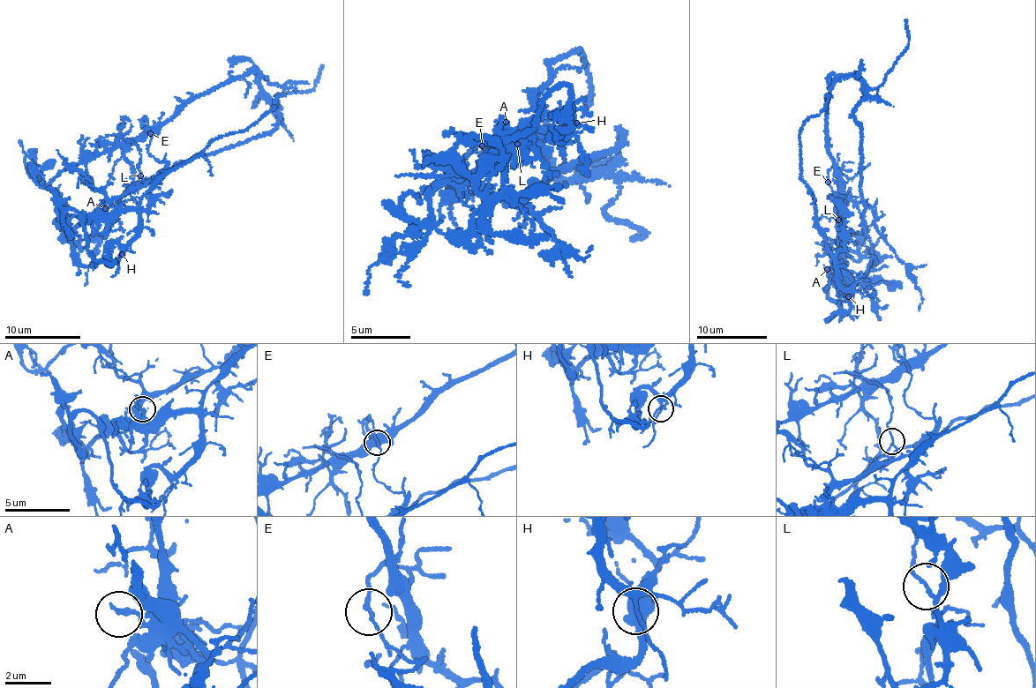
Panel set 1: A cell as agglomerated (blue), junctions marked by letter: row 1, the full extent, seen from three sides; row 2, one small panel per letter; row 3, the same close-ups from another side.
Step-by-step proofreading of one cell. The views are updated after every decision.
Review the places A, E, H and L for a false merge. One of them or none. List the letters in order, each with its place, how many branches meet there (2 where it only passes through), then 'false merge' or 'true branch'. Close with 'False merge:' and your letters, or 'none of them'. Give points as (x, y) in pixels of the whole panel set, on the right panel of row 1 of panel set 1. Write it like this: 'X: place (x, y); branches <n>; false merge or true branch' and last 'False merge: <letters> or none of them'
A: place (827, 269); branches 2; true branch
E: place (828, 182); branches 2; false merge
H: place (848, 296); branches 2; true branch
L: place (838, 220); branches 2; true branch
False merge: E

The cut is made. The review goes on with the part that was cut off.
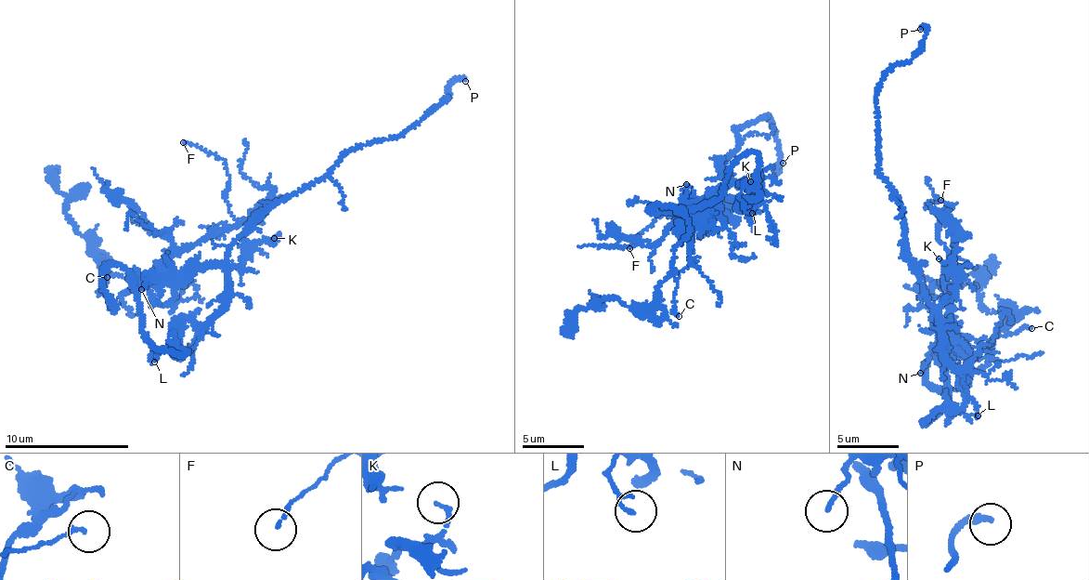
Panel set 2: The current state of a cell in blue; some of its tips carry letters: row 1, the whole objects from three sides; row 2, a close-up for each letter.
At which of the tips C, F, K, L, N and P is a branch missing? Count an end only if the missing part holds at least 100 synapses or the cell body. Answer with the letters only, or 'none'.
P

